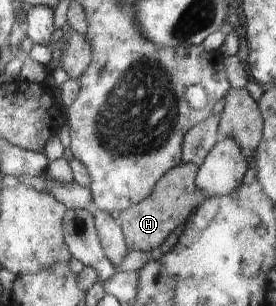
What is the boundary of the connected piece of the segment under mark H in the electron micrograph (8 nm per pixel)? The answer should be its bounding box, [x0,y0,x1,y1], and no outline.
[118,163,205,253]

